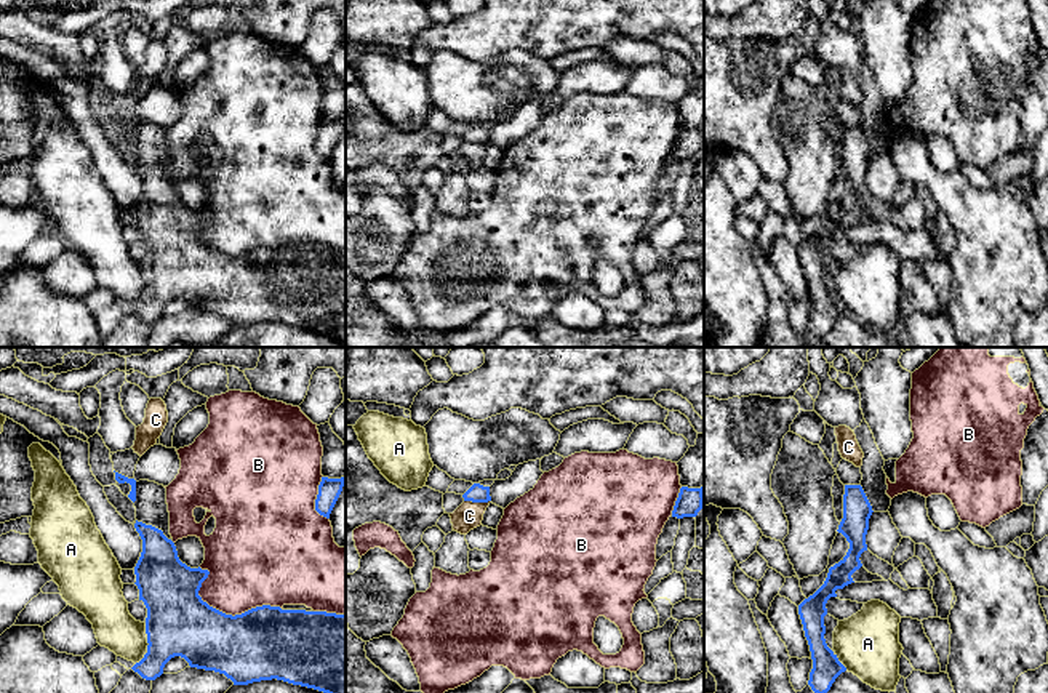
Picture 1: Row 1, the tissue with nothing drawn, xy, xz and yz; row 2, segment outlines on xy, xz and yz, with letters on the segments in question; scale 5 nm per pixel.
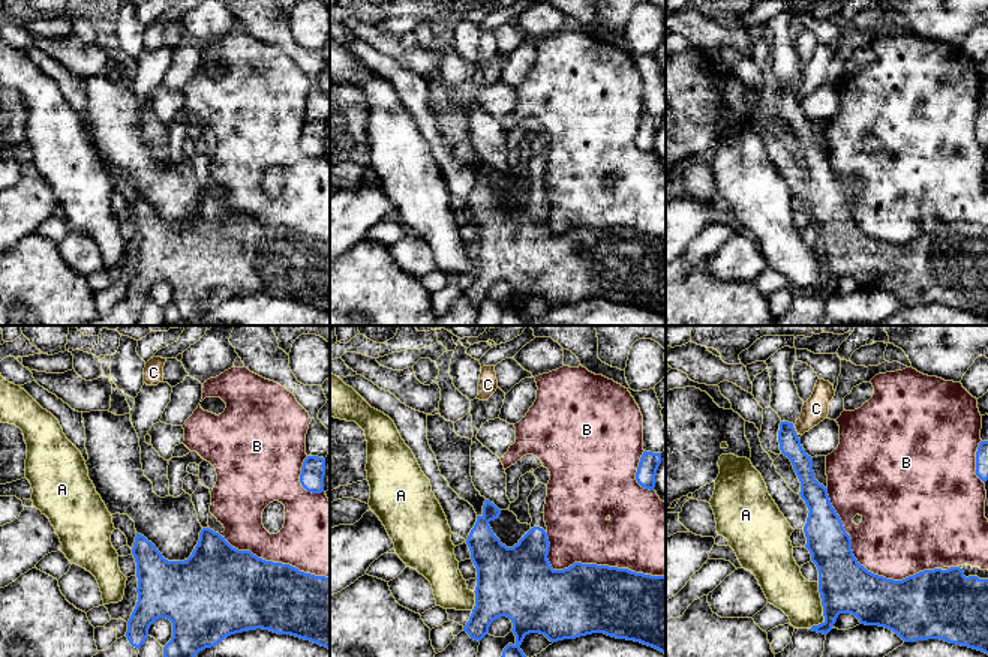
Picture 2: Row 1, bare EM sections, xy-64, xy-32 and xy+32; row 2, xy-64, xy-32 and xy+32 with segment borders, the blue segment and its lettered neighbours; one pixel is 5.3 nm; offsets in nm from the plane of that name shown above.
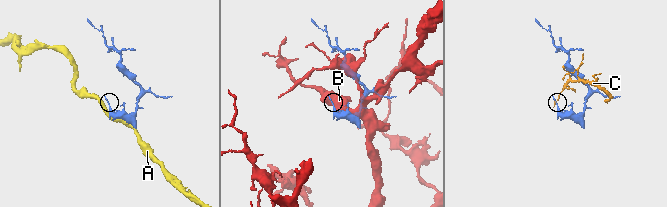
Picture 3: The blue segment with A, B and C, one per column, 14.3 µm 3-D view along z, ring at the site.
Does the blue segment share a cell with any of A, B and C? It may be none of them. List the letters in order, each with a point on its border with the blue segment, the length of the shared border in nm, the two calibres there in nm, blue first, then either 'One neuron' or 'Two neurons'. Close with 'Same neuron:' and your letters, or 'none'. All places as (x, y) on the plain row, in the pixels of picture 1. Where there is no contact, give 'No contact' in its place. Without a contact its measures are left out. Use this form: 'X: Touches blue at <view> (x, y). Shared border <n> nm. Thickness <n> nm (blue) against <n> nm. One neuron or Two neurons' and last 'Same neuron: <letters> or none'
A: Touches blue at xy (148, 284). Shared border 220 nm. Thickness 320 nm (blue) against 200 nm. Two neurons
B: Touches blue at xy (221, 253). Shared border 460 nm. Thickness 360 nm (blue) against 380 nm. Two neurons
C: Touches blue at xz (477, 143). Shared border 140 nm. Thickness 100 nm (blue) against 140 nm. Two neurons
Same neuron: none

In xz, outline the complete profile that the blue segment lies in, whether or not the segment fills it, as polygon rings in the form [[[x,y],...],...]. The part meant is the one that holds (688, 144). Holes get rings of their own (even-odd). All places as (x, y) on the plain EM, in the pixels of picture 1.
[[[682,128],[672,152],[672,158],[677,160],[696,158],[698,154],[702,150],[704,144],[702,131],[704,128],[701,130]]]

